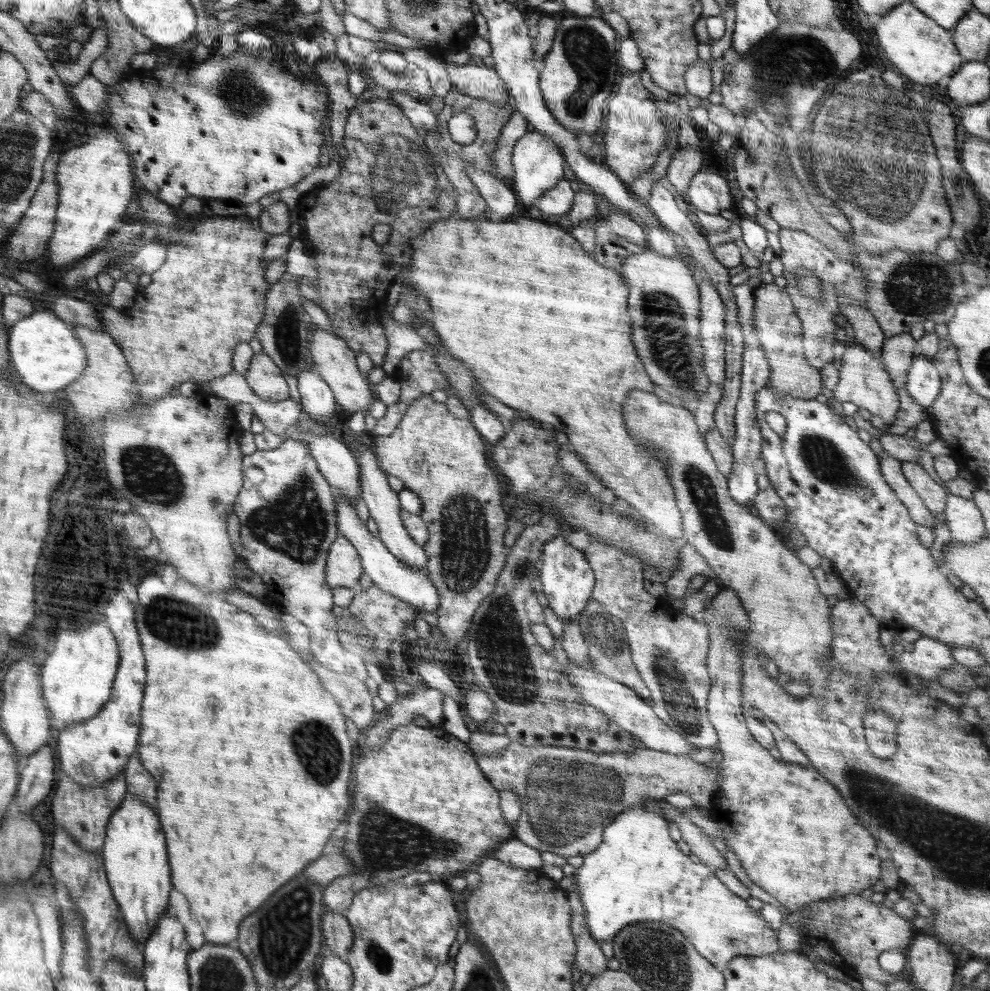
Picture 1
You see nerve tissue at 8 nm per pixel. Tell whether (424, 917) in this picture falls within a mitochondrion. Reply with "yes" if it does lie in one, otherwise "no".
no

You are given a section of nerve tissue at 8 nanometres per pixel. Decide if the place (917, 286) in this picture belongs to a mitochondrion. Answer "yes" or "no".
yes

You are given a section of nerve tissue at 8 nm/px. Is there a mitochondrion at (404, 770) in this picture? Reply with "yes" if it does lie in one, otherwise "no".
no

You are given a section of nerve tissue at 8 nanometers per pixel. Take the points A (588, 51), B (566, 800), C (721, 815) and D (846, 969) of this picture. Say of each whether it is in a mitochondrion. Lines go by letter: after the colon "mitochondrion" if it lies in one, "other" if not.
A: mitochondrion
B: mitochondrion
C: other
D: other

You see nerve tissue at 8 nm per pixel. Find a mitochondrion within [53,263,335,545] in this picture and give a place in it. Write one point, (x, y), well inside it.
(148, 472)

